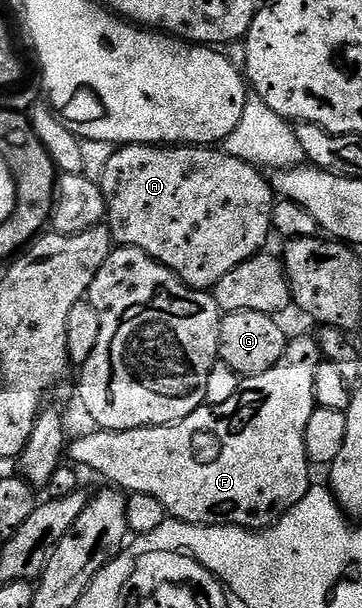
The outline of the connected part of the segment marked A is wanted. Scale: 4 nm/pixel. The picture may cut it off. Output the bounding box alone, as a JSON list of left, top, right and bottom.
[101,144,276,291]

